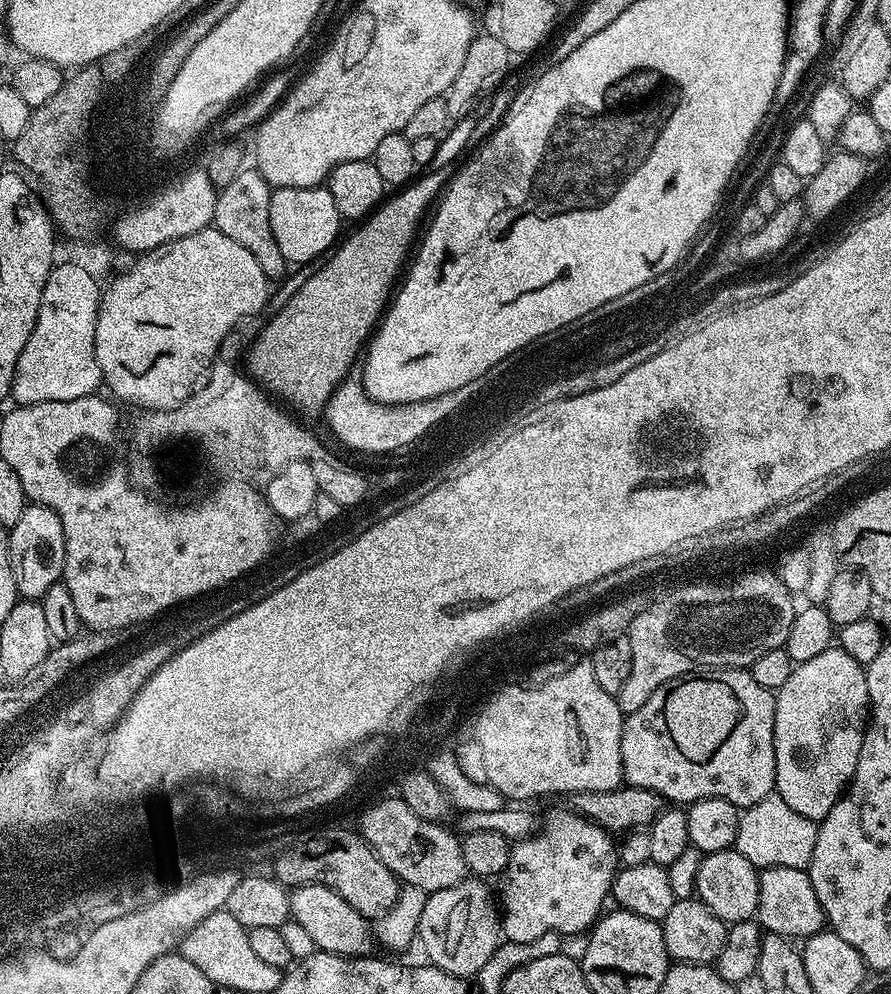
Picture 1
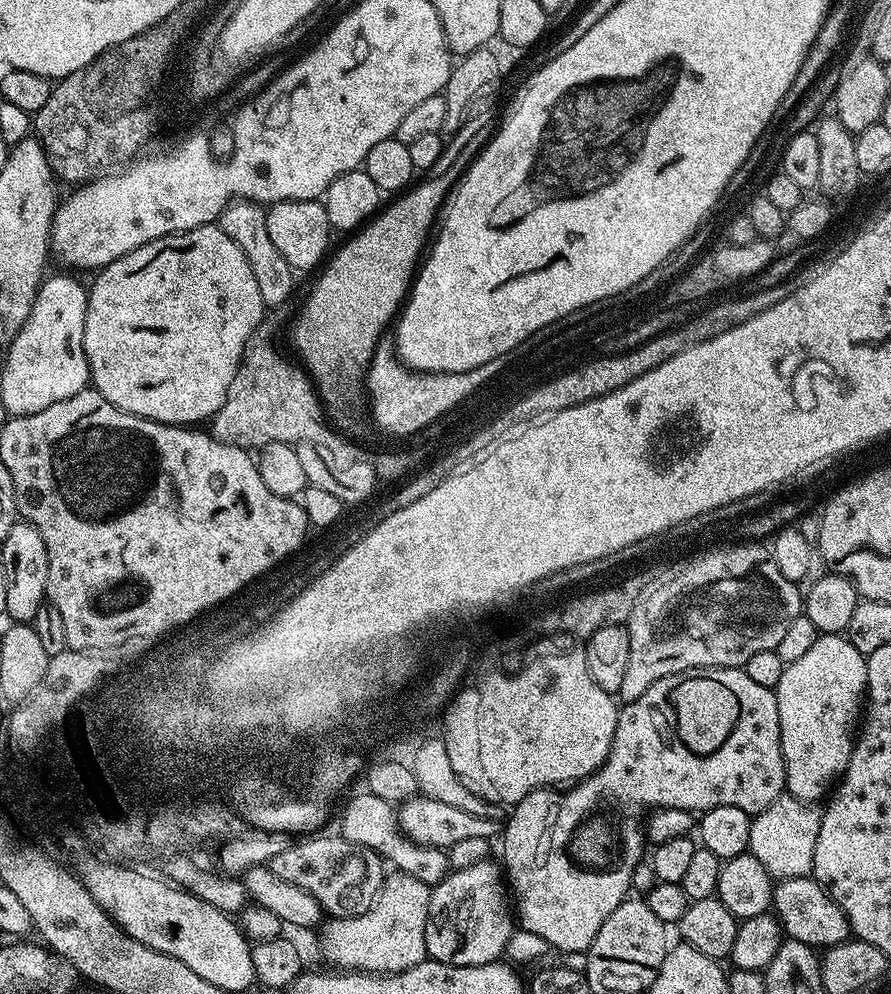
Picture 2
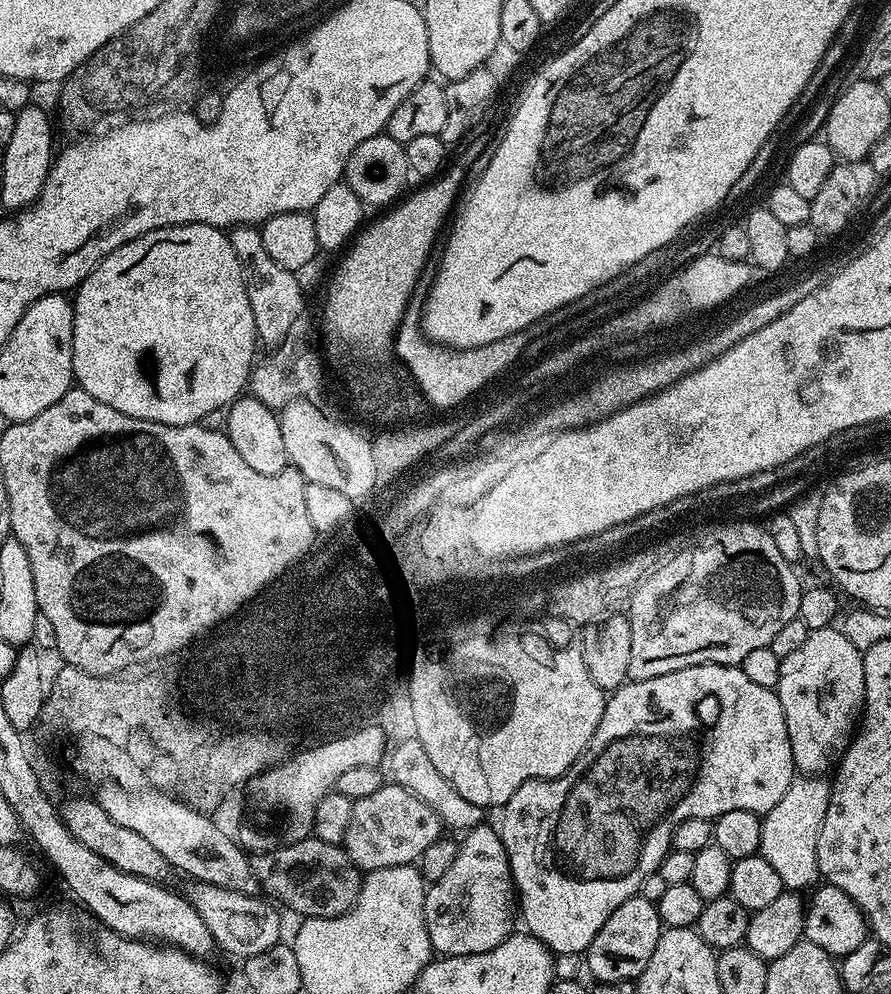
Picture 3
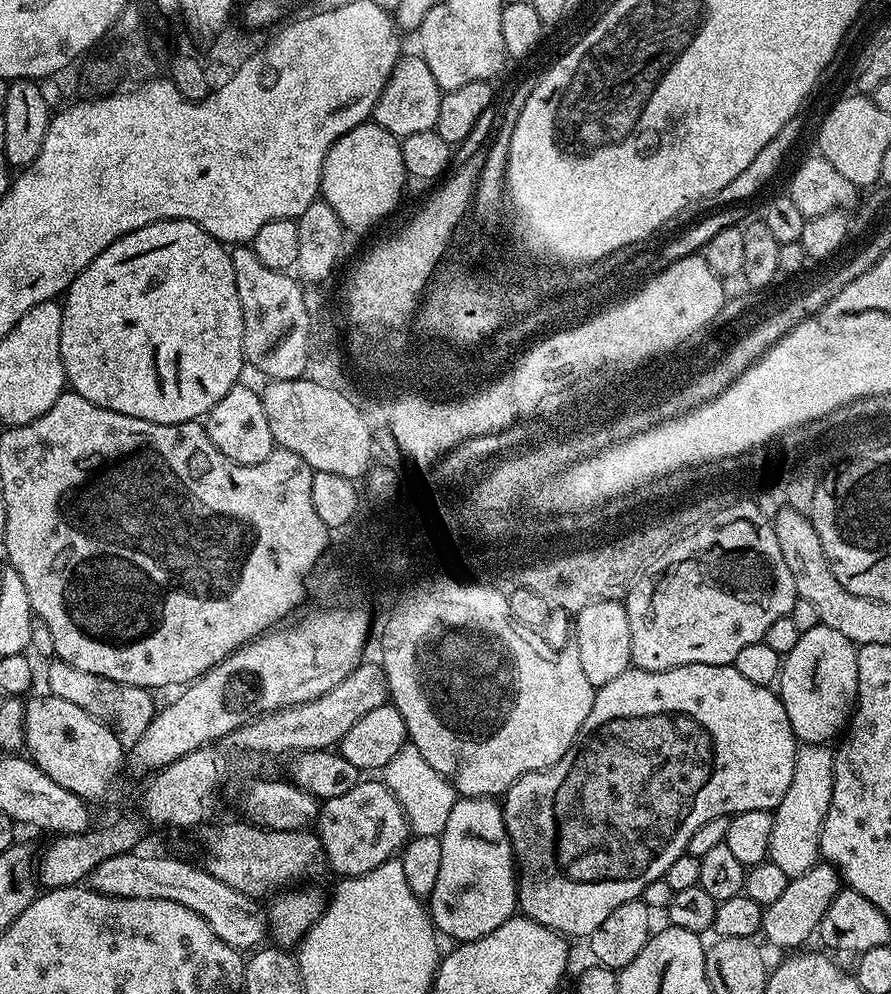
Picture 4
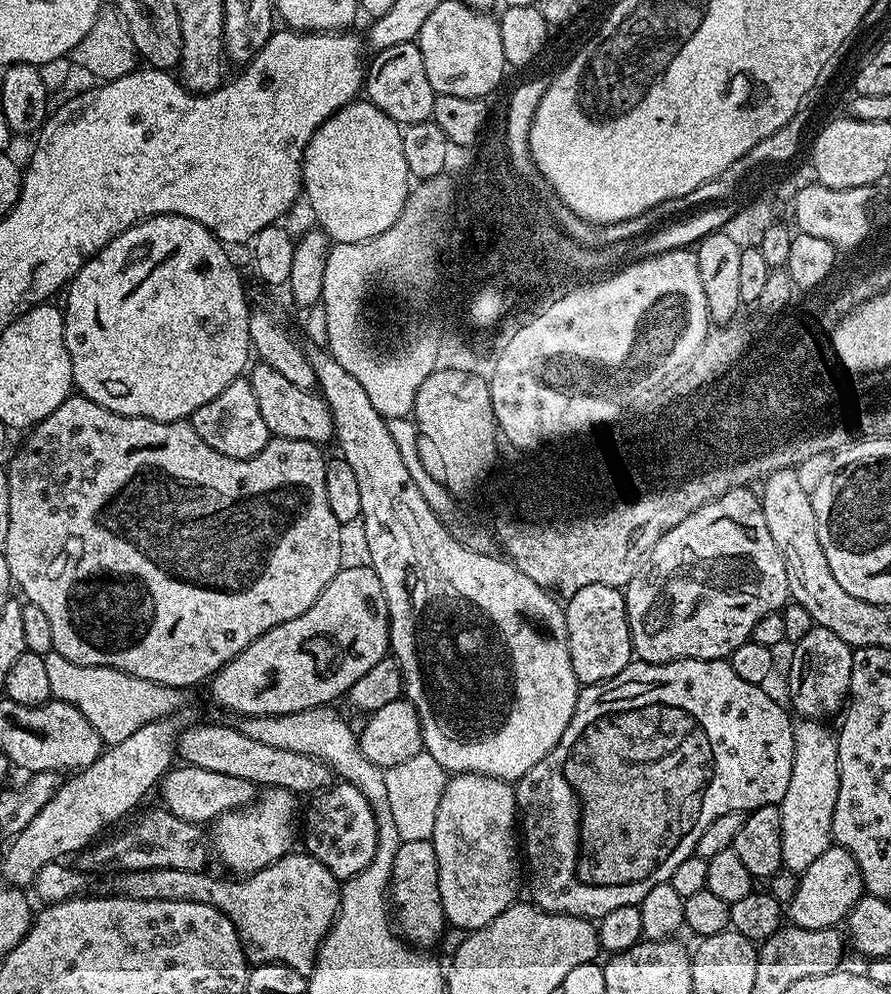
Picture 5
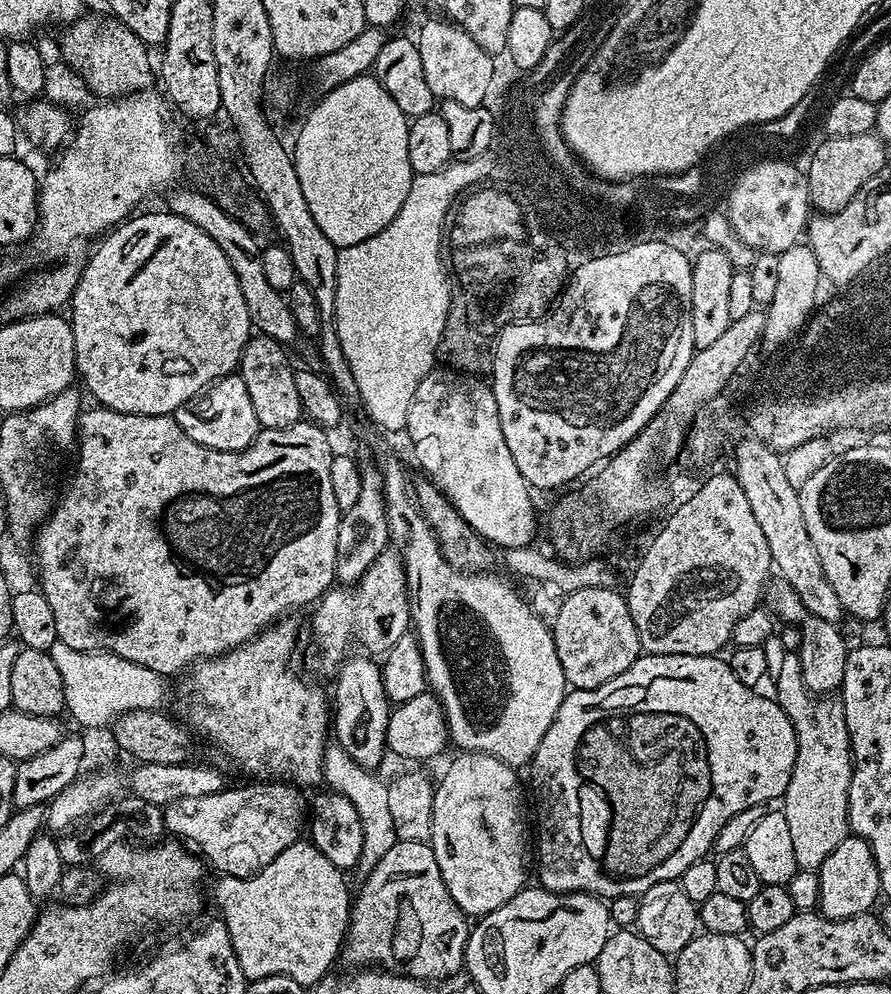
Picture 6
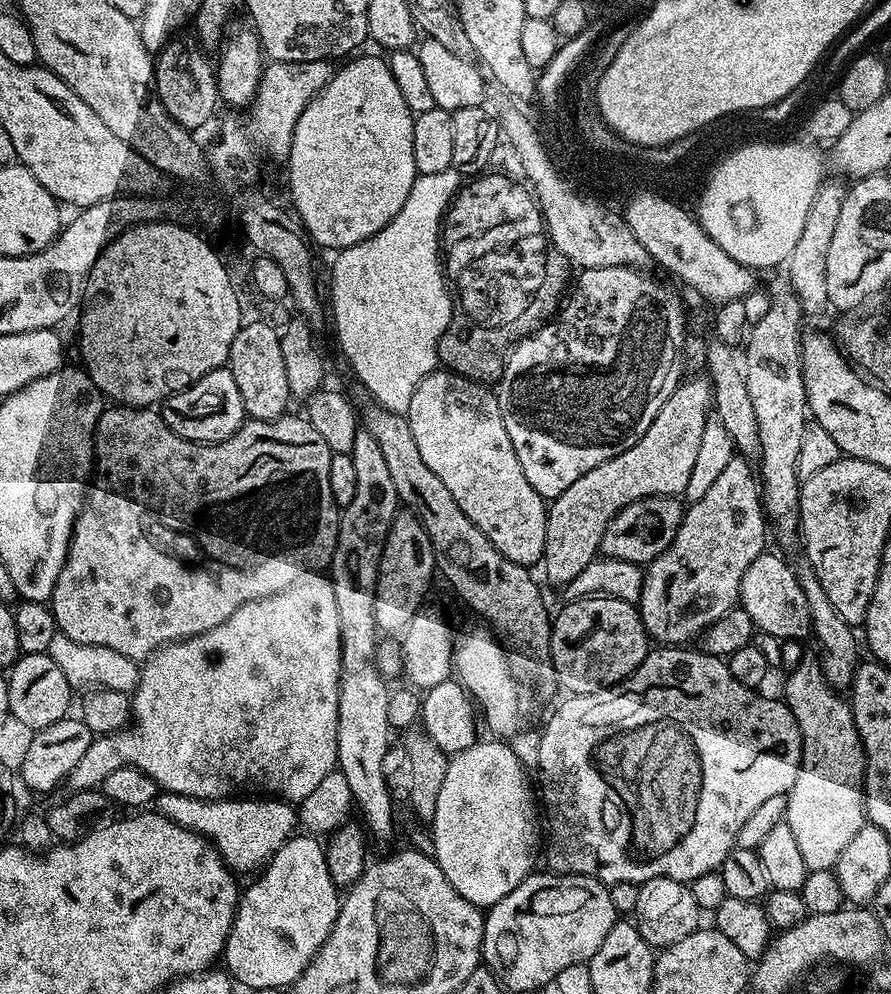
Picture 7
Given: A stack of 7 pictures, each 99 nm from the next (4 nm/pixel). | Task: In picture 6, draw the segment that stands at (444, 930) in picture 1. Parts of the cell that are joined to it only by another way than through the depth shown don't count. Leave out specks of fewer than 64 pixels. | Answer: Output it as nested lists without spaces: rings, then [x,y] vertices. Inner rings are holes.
[[[461,751],[459,755],[460,757],[445,770],[440,785],[438,782],[434,788],[430,843],[434,850],[434,858],[438,858],[438,870],[442,870],[442,882],[446,882],[446,890],[450,890],[450,898],[454,898],[454,902],[458,902],[458,906],[464,911],[465,916],[479,918],[498,910],[498,906],[510,902],[510,898],[514,898],[514,894],[518,894],[526,884],[524,875],[528,872],[528,860],[524,857],[524,816],[520,813],[520,780],[516,777],[517,769],[513,765],[502,762],[490,754]]]

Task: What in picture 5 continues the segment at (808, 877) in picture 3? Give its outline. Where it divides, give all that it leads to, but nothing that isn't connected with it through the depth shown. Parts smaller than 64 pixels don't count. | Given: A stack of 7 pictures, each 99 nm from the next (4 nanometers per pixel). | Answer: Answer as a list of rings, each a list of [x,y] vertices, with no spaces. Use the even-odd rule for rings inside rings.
[[[796,718],[792,722],[794,734],[794,762],[790,770],[790,786],[778,805],[782,826],[782,865],[787,871],[797,874],[804,872],[818,854],[833,847],[832,823],[834,822],[834,802],[838,802],[838,742],[837,733],[827,728],[827,723]]]

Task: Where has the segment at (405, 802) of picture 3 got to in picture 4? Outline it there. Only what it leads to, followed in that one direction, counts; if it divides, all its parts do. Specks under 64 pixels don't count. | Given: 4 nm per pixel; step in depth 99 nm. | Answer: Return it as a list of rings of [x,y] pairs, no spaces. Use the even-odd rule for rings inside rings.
[[[362,780],[358,786],[341,797],[323,801],[320,813],[314,822],[314,828],[323,846],[325,863],[338,874],[337,877],[354,877],[376,869],[386,860],[393,859],[410,838],[408,820],[400,803],[387,785],[380,780]]]

